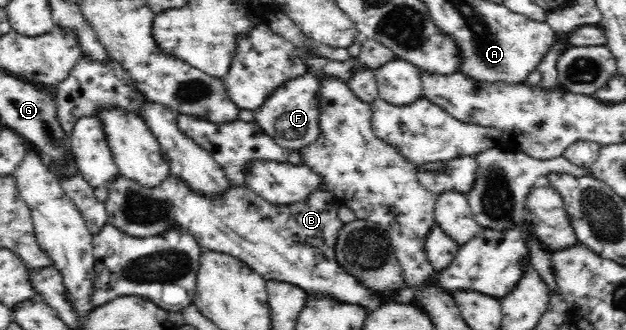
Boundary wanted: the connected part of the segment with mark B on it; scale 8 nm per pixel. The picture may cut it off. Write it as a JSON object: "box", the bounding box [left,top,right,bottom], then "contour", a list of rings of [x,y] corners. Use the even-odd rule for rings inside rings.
{"box":[104,174,422,312],"contour":[[[119,174],[107,190],[109,195],[104,203],[107,220],[121,232],[146,237],[177,227],[189,231],[202,250],[234,256],[266,281],[295,285],[317,299],[351,303],[367,312],[391,302],[422,307],[414,292],[408,301],[400,301],[397,295],[402,287],[393,294],[380,294],[343,270],[334,249],[338,232],[344,225],[337,214],[343,203],[325,188],[317,188],[307,198],[285,205],[267,202],[245,183],[243,186],[230,183],[217,196],[203,196],[172,174],[151,188]]]}

